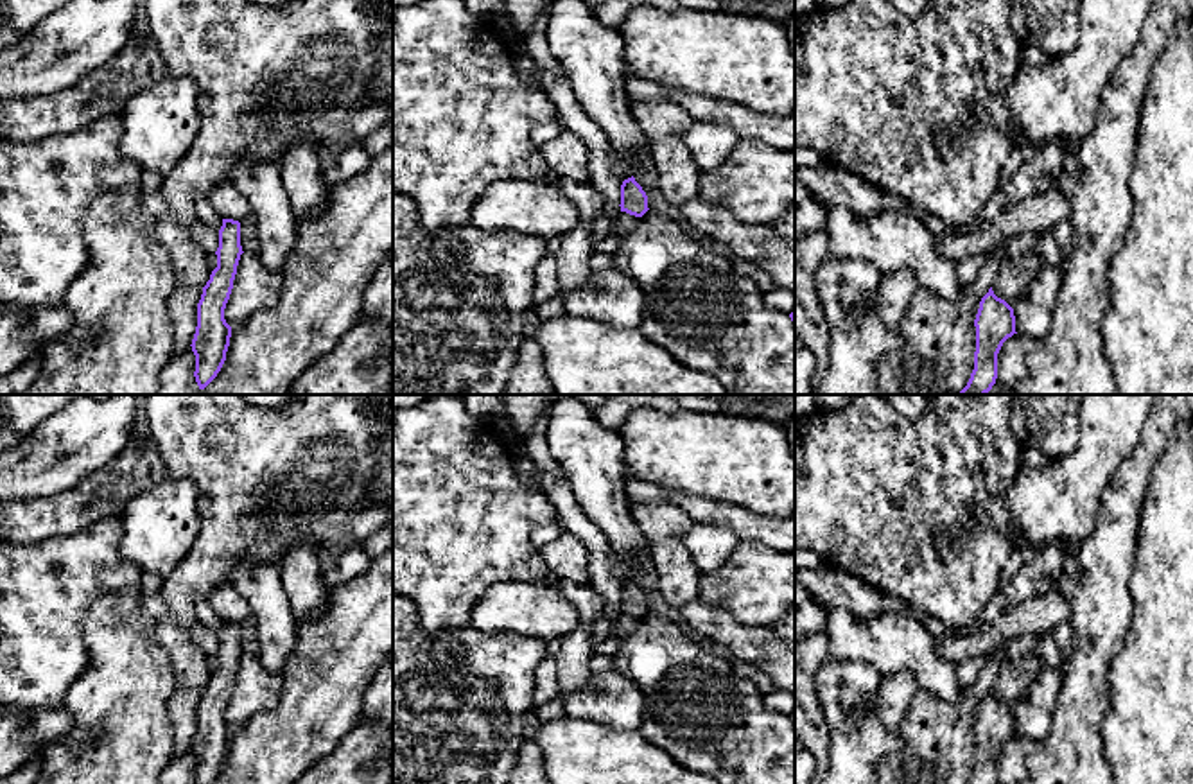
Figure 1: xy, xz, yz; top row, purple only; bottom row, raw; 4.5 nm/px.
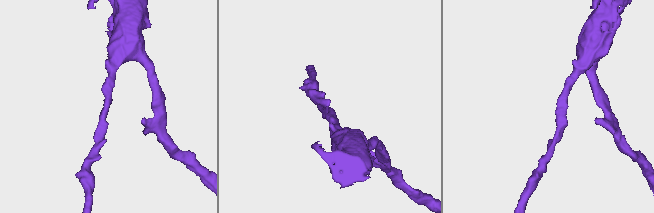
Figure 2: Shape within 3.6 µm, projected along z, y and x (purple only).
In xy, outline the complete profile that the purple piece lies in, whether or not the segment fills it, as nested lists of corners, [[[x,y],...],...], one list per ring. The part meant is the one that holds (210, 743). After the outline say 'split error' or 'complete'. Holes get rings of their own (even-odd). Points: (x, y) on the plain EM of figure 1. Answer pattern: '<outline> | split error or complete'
[[[222,621],[219,649],[215,653],[217,669],[203,689],[197,705],[197,728],[190,746],[196,757],[196,784],[212,784],[226,762],[231,728],[224,721],[224,710],[233,691],[242,655],[240,624]]] | complete

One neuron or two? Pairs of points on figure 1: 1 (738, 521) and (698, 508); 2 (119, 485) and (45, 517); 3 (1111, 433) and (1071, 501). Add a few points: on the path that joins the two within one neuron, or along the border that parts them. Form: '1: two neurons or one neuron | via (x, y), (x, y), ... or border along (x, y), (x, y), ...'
1: one neuron | via (729, 515), (707, 510)
2: one neuron | via (101, 494), (63, 513)
3: one neuron | via (1102, 449), (1073, 485)

